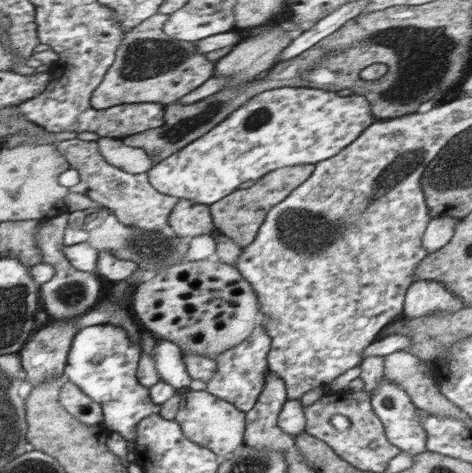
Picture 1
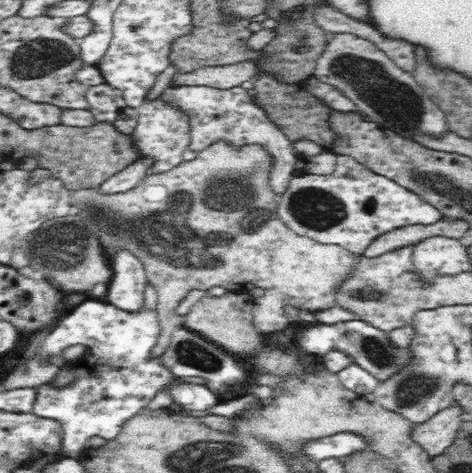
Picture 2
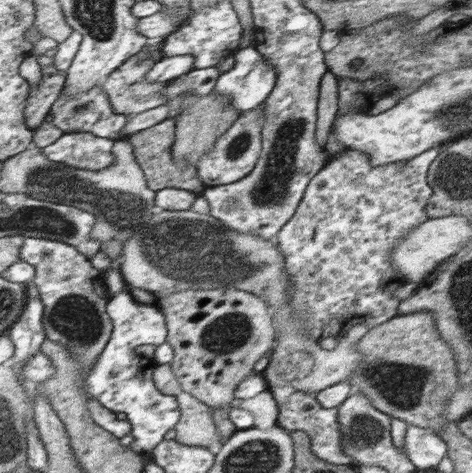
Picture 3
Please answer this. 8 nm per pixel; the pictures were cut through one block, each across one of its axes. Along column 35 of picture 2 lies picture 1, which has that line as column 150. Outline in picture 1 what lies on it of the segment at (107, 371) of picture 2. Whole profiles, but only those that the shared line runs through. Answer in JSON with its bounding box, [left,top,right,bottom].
[63,326,159,452]

